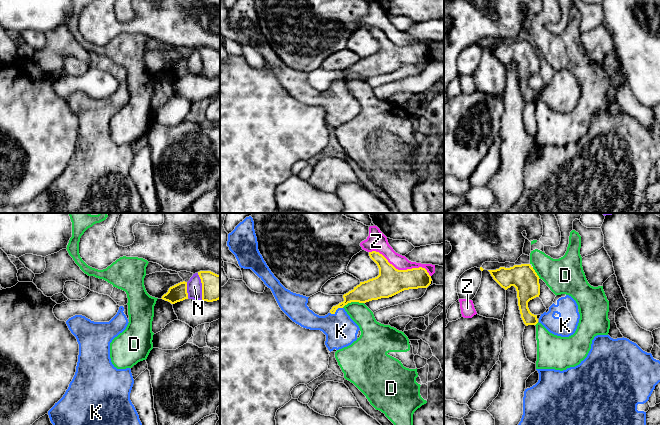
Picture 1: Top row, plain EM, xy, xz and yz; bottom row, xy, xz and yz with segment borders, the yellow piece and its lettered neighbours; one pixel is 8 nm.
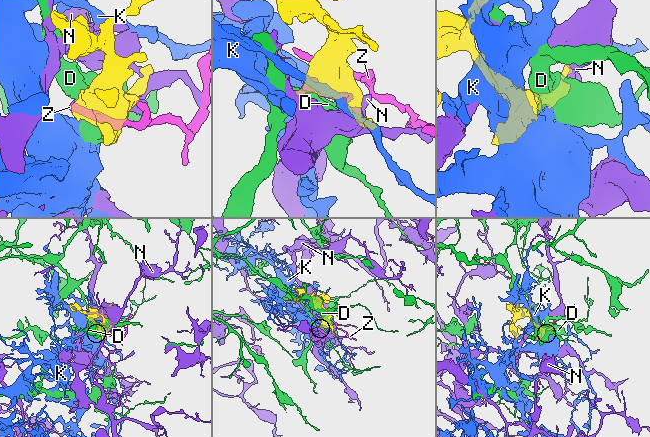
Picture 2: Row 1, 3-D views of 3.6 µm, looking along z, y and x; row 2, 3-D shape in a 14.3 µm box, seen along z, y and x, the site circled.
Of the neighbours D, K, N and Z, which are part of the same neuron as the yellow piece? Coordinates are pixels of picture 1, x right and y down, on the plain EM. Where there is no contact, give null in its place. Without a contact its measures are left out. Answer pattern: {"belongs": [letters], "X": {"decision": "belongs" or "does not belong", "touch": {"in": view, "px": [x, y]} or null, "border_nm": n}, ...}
{"belongs": ["K"], "D": {"decision": "does not belong", "touch": {"in": "xz", "px": [352, 77]}, "border_nm": 180}, "K": {"decision": "belongs", "touch": {"in": "xz", "px": [336, 85]}, "border_nm": 120}, "N": {"decision": "does not belong", "touch": {"in": "xy", "px": [202, 62]}, "border_nm": 220}, "Z": {"decision": "does not belong", "touch": {"in": "xz", "px": [401, 46]}, "border_nm": 550}}

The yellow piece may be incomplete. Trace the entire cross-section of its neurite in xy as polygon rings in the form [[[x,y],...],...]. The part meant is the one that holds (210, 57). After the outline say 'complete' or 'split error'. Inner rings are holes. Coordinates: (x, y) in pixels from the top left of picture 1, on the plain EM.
[[[200,47],[198,51],[202,59],[202,76],[213,78],[220,75],[220,51],[211,47]]] | complete

